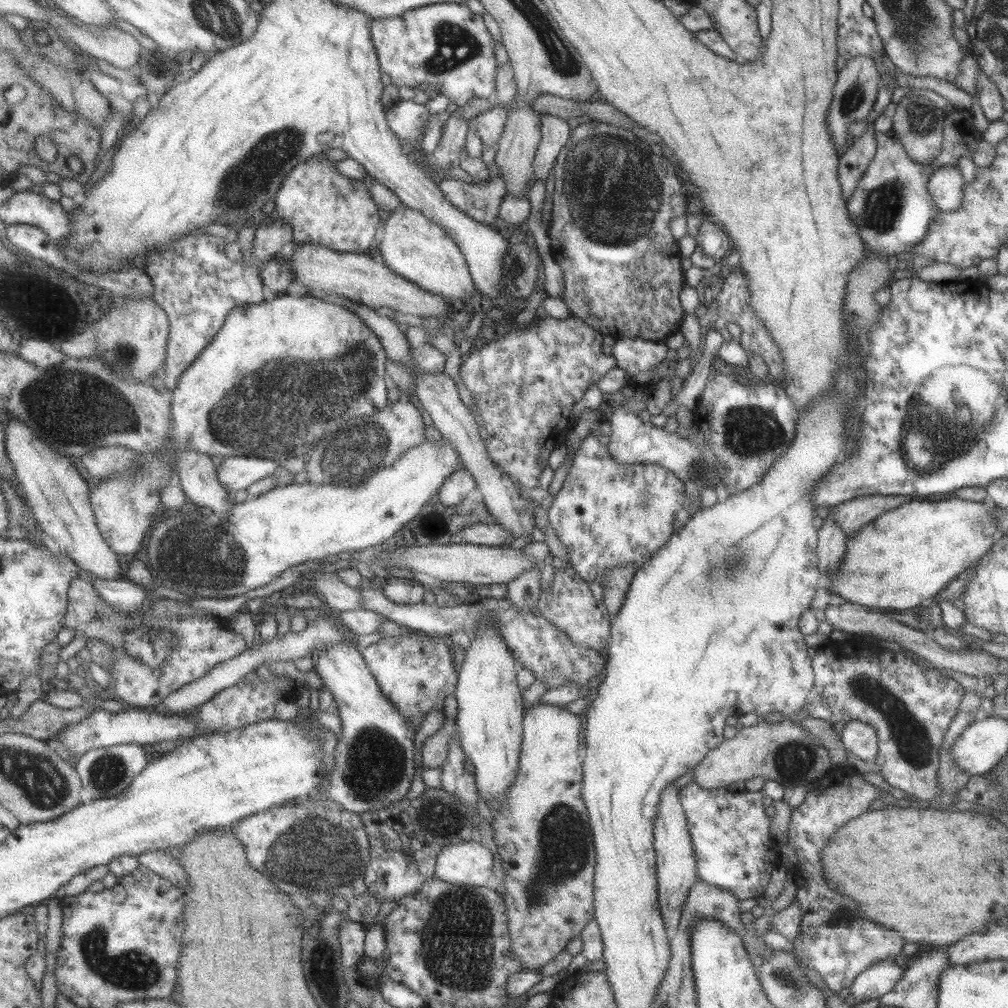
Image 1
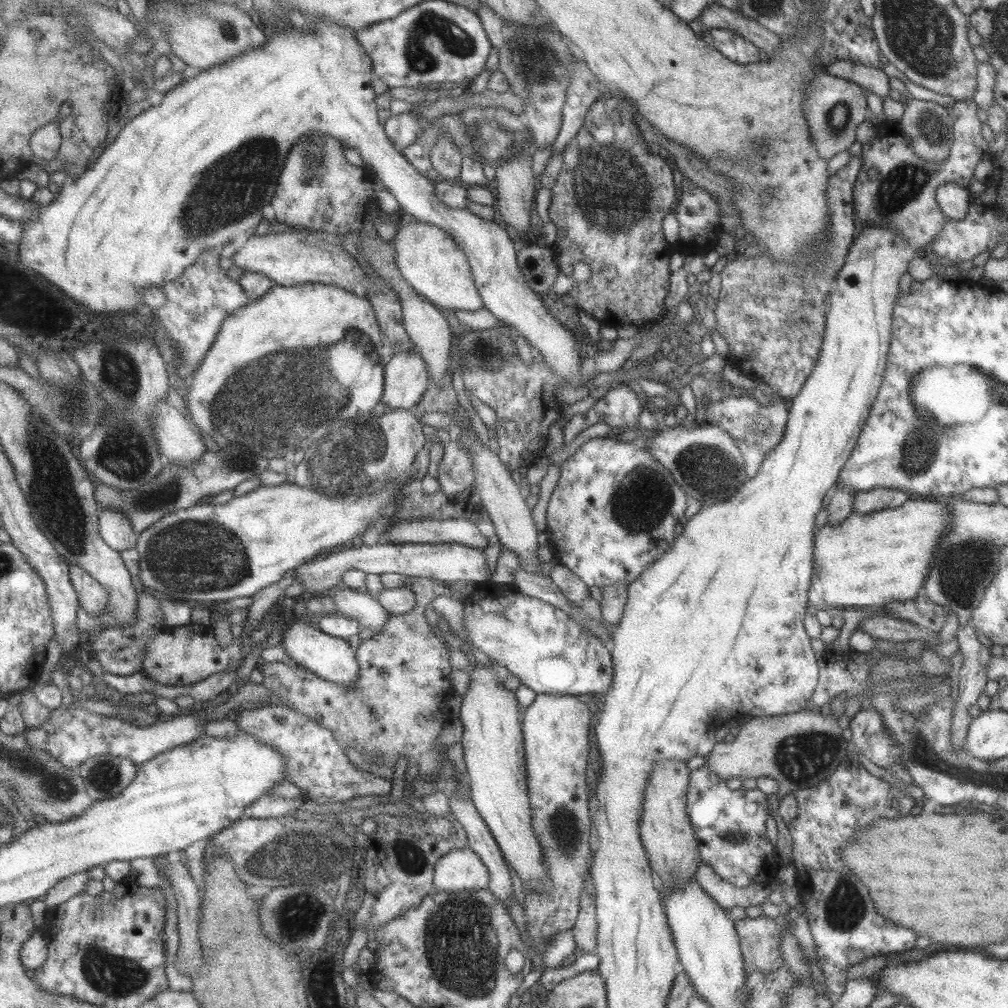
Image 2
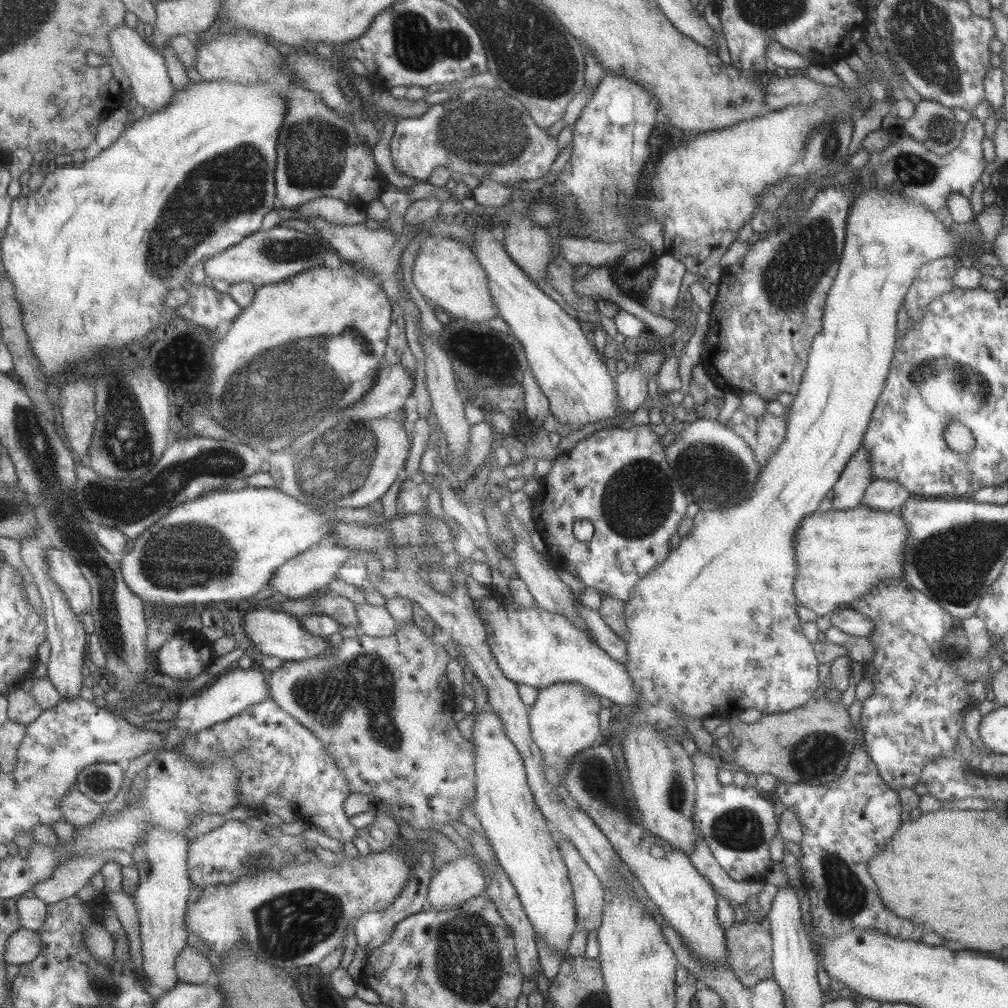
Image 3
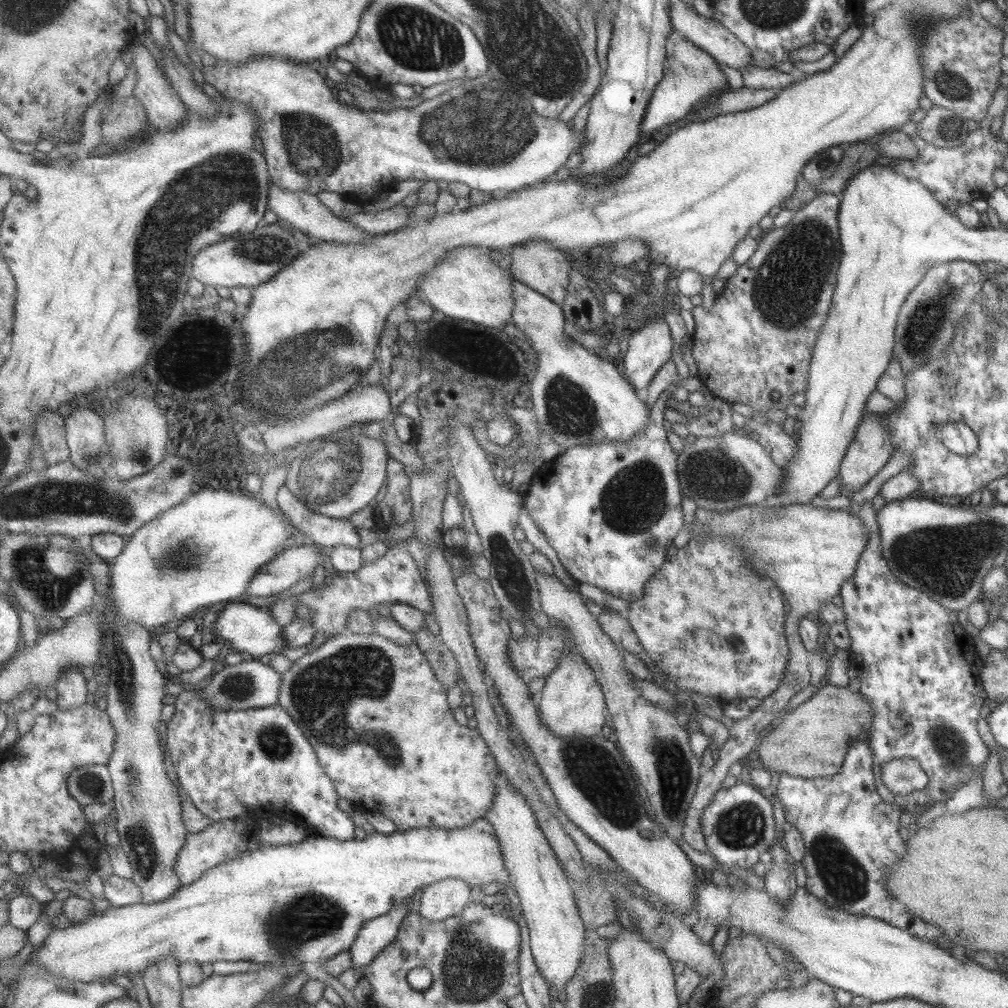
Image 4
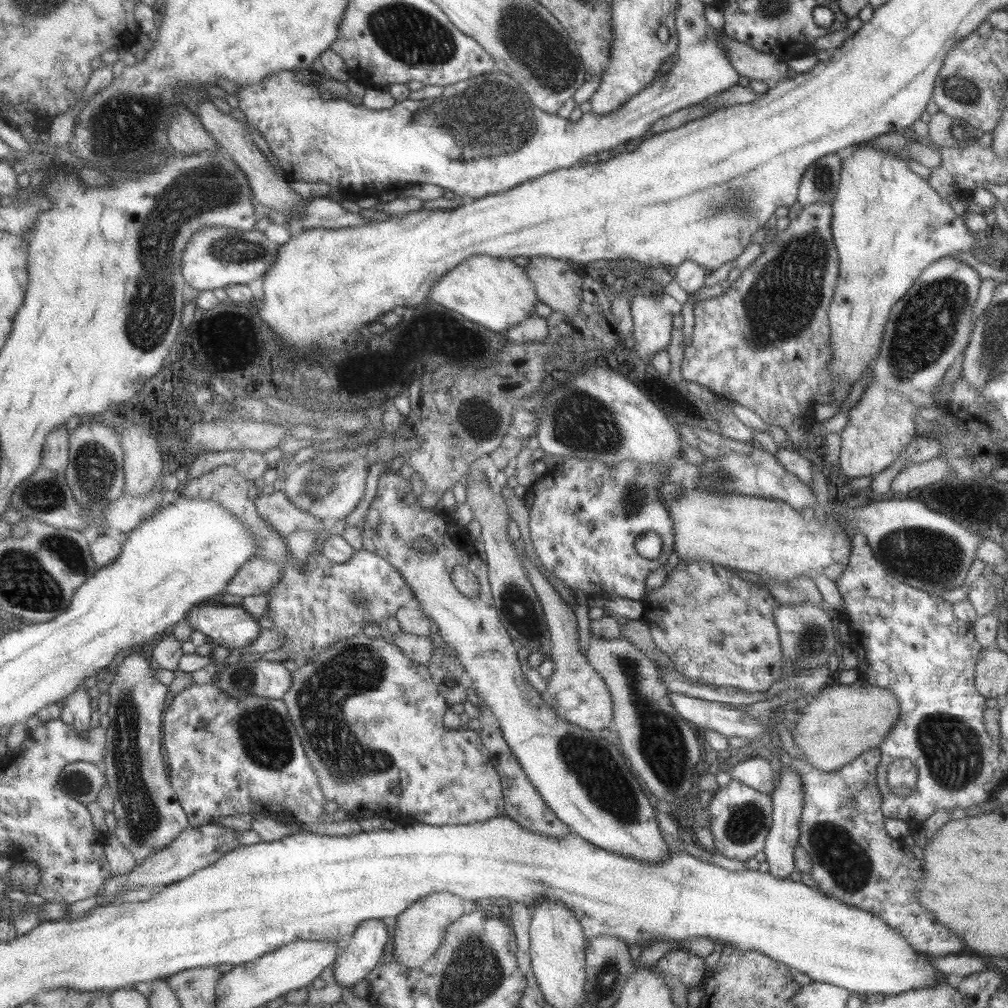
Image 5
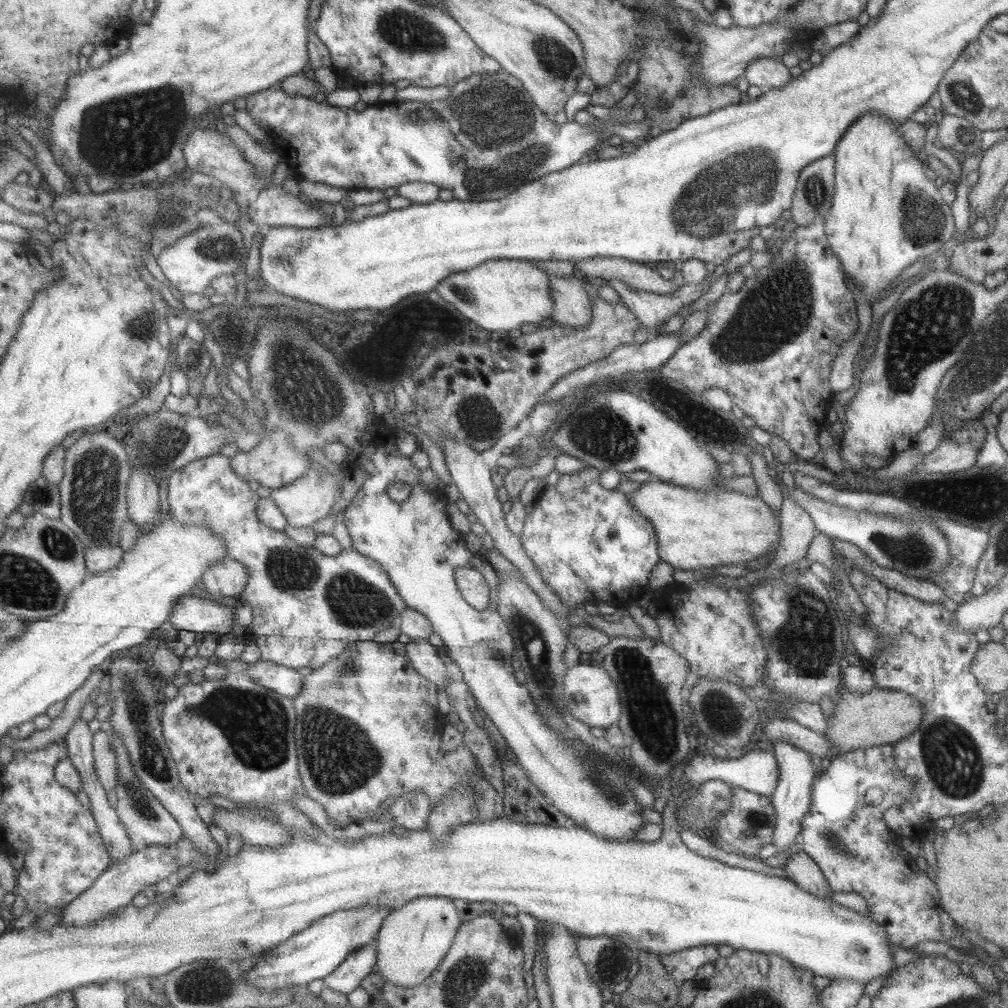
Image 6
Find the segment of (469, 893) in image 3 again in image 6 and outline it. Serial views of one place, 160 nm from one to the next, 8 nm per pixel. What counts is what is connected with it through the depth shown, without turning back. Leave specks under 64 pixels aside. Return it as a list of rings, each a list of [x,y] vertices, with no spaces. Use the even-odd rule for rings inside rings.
[[[425,896],[405,902],[383,923],[377,939],[379,959],[375,971],[385,983],[392,982],[403,988],[422,984],[446,957],[459,925],[462,925],[461,916],[451,899]]]

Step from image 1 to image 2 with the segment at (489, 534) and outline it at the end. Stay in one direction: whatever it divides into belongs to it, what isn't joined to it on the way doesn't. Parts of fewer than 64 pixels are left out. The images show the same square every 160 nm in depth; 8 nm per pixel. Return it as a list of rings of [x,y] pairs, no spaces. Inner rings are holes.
[[[431,517],[402,520],[388,526],[388,538],[391,543],[425,542],[425,544],[458,543],[467,547],[485,548],[488,540],[477,530],[476,523],[465,519],[441,519]]]

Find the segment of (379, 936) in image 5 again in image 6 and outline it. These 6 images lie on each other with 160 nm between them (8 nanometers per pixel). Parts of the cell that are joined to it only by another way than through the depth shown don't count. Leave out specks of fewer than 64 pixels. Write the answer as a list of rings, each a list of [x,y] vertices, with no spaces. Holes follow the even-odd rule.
[[[378,940],[359,949],[350,955],[346,961],[343,961],[339,968],[333,974],[326,976],[323,982],[326,986],[335,992],[349,995],[361,986],[361,982],[376,970],[376,964],[379,959],[377,951]]]

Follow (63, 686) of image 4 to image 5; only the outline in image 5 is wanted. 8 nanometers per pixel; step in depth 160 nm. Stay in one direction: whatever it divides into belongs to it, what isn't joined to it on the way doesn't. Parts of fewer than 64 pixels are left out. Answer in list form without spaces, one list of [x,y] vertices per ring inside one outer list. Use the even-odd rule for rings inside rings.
[[[85,686],[79,687],[75,694],[66,699],[63,714],[60,716],[69,726],[72,726],[79,734],[90,732],[91,714],[95,702],[88,695]]]

